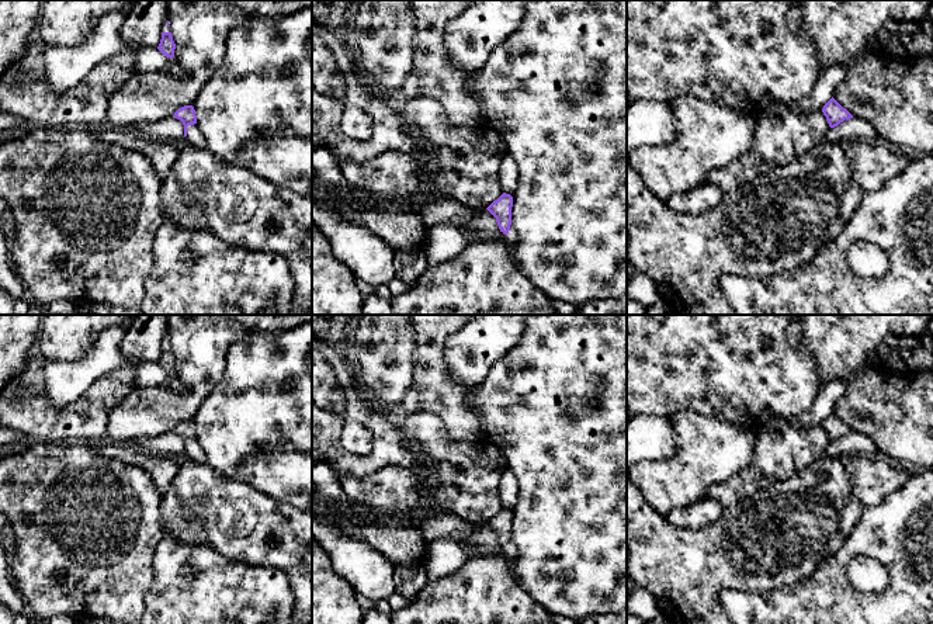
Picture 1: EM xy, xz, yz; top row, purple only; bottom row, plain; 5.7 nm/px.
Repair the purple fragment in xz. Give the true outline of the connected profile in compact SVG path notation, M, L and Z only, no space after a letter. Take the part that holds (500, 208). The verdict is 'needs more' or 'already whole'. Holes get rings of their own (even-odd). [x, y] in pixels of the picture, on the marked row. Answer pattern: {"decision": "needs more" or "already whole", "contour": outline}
{"decision": "needs more", "contour": "M503 193L496 201L493 201L486 209L496 218L500 232L514 242L516 236L511 228L511 207L513 197Z"}

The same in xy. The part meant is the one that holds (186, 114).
{"decision": "needs more", "contour": "M184 105L178 108L173 117L183 122L185 142L188 145L193 145L194 148L205 149L205 139L197 125L197 115L194 107Z"}

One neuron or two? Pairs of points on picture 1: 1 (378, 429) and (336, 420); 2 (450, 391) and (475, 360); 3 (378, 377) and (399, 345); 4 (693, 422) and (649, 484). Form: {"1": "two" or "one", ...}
{"1": "one", "2": "two", "3": "one", "4": "one"}

